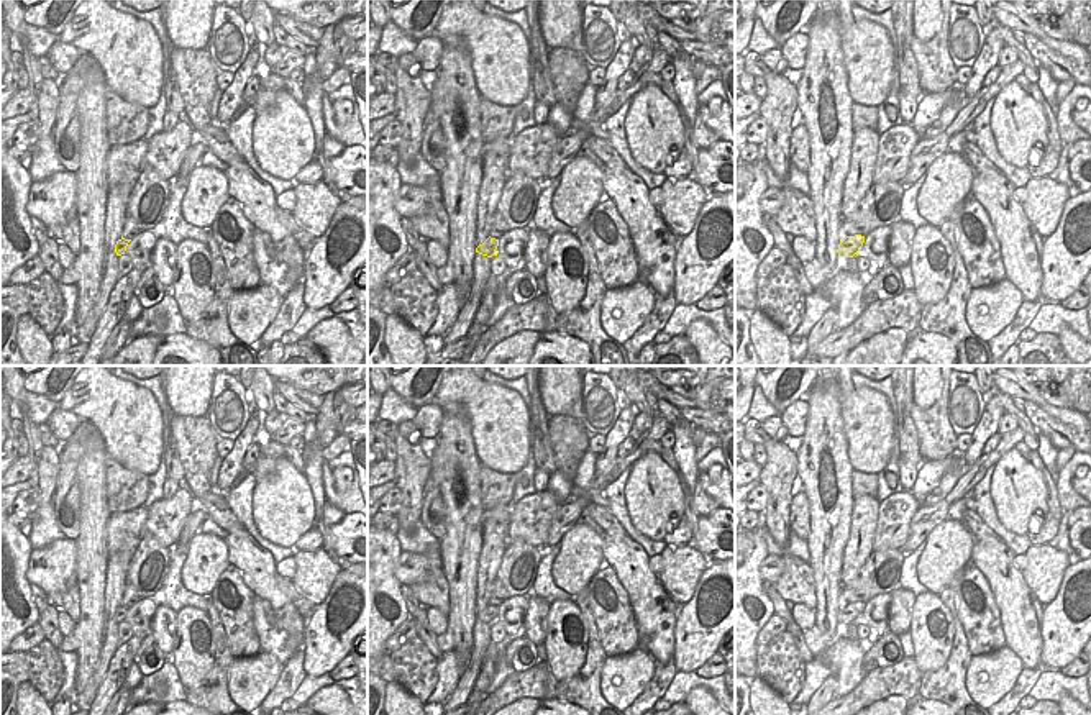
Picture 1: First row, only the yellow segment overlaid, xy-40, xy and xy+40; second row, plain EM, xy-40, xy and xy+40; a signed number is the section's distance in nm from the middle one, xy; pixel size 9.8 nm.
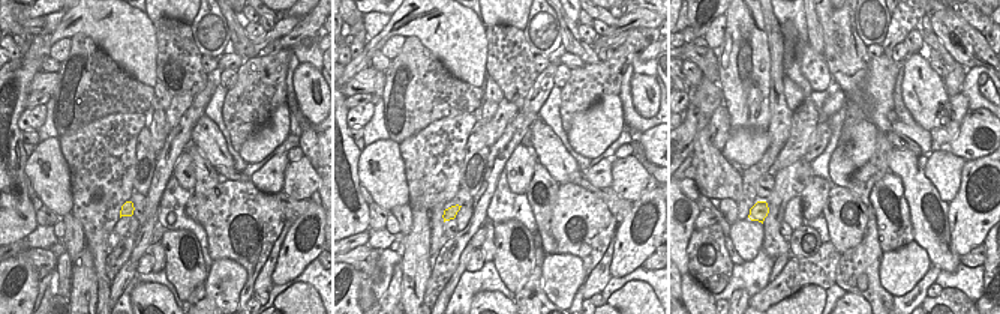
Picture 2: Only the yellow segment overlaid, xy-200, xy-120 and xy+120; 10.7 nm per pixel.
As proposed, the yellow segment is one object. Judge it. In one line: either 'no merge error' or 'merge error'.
no merge error

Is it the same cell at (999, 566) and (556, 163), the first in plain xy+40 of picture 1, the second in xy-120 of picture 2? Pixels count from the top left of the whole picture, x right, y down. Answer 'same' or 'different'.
same

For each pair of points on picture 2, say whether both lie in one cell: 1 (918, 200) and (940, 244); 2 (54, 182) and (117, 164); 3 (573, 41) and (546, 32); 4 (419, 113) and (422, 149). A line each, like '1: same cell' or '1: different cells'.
1: same cell
2: different cells
3: different cells
4: different cells

